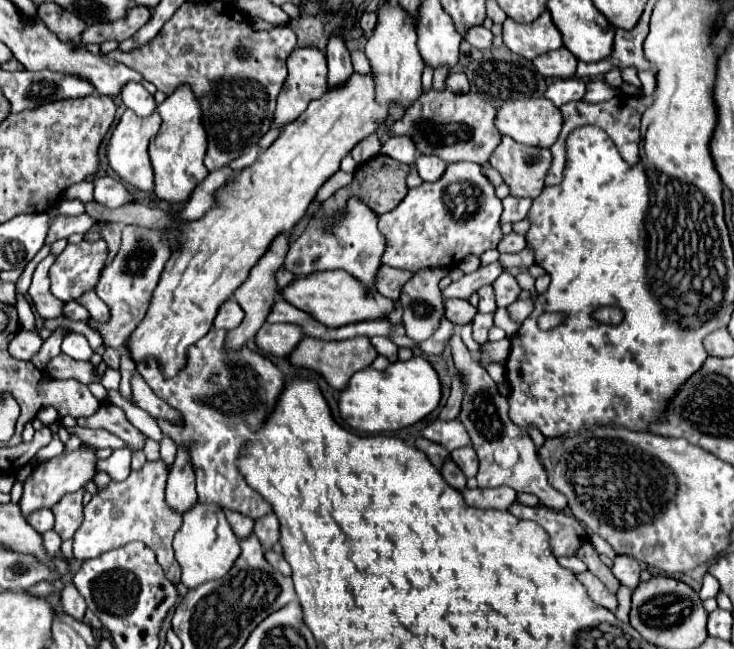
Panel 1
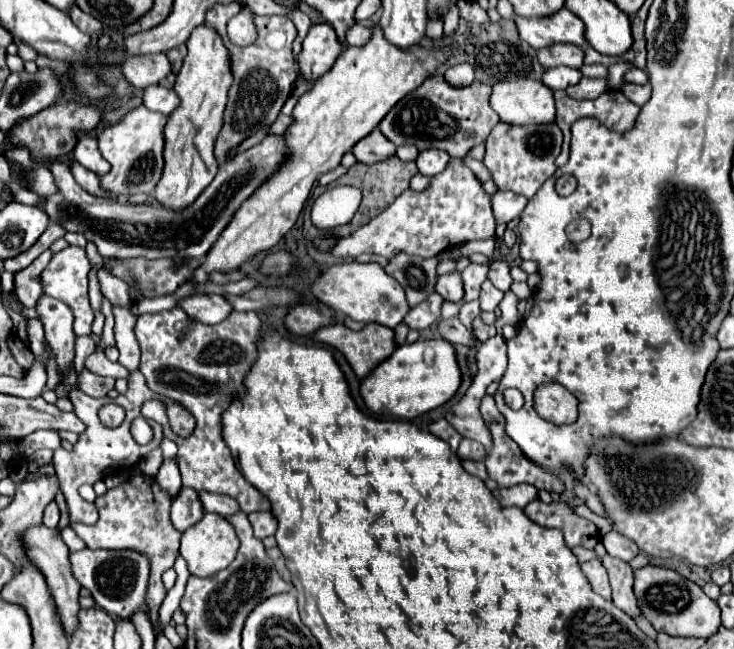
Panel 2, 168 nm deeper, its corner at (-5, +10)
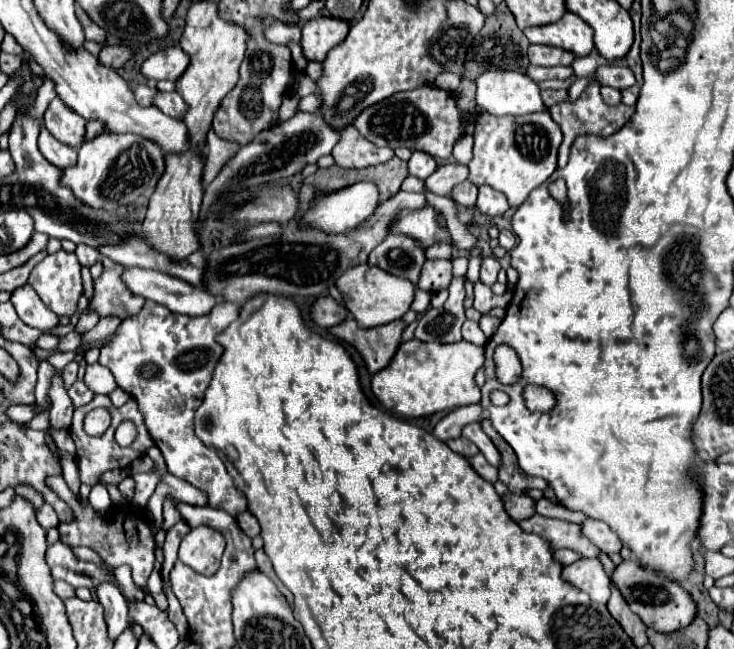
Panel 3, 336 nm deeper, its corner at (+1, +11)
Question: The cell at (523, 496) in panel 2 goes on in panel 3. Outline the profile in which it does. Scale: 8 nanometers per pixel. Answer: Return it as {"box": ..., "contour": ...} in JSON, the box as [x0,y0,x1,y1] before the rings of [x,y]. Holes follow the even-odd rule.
{"box":[502,492,534,522],"contour":[[[510,492],[502,498],[504,498],[504,508],[514,522],[522,522],[522,520],[534,516],[534,500],[530,496]]]}

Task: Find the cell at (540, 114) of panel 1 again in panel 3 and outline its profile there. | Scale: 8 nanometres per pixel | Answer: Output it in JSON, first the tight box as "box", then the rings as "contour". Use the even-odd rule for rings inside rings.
{"box":[476,70,544,116],"contour":[[[490,70],[478,76],[476,104],[492,116],[524,116],[544,108],[536,82],[510,70]]]}

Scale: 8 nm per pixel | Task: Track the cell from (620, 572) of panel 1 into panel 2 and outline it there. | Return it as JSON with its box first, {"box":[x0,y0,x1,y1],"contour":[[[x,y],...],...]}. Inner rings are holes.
{"box":[602,531,640,563],"contour":[[[610,531],[606,537],[602,537],[602,543],[604,543],[606,551],[608,551],[612,557],[618,557],[618,559],[622,559],[622,561],[626,561],[626,563],[640,553],[640,549],[638,549],[630,539],[622,537],[622,535],[616,533],[616,531]]]}

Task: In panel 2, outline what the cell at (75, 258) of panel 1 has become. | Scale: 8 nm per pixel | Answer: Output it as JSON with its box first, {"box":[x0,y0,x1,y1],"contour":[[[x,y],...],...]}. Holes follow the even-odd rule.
{"box":[42,245,94,337],"contour":[[[68,245],[60,253],[54,253],[52,261],[48,263],[48,267],[42,273],[46,295],[64,301],[72,309],[72,313],[74,313],[74,335],[76,337],[92,333],[94,313],[90,309],[90,303],[88,303],[88,273],[90,273],[90,269],[92,267],[90,267],[90,261],[86,257],[86,251],[82,247]]]}

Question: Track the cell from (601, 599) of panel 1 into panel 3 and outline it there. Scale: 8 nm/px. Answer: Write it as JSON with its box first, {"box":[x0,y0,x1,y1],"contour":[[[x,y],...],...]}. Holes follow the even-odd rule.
{"box":[562,560,610,604],"contour":[[[576,560],[570,566],[564,566],[562,578],[572,586],[584,590],[594,602],[606,604],[610,598],[610,576],[604,572],[600,560]]]}

